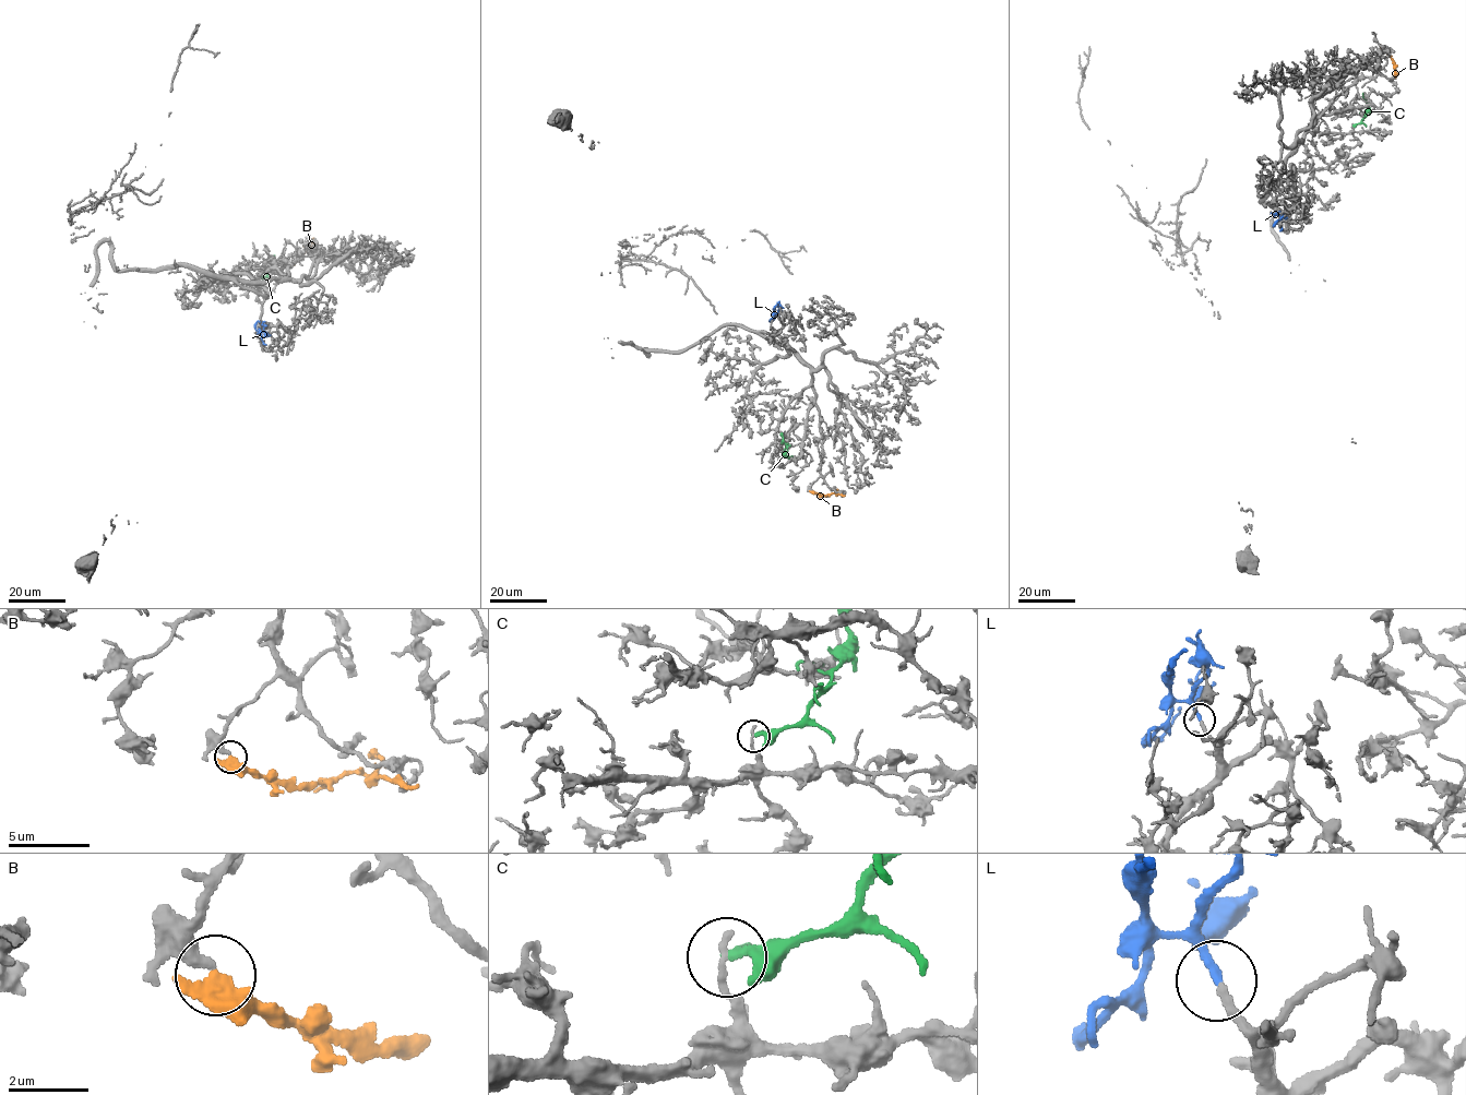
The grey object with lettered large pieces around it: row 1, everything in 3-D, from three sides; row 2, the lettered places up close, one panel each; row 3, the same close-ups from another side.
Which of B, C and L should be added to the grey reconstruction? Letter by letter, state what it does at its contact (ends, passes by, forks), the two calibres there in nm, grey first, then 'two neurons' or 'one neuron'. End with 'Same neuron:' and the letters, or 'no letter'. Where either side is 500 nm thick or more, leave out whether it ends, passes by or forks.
B: 300/600 nm | two neurons
C: it ends | 190/320 nm | two neurons
L: it ends | 200/220 nm | one neuron
Same neuron: L

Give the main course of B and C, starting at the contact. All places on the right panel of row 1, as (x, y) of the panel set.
B: (1394, 75), (1393, 60), (1386, 52), (1392, 51)
C: (1351, 126), (1360, 123), (1368, 112), (1362, 92)

